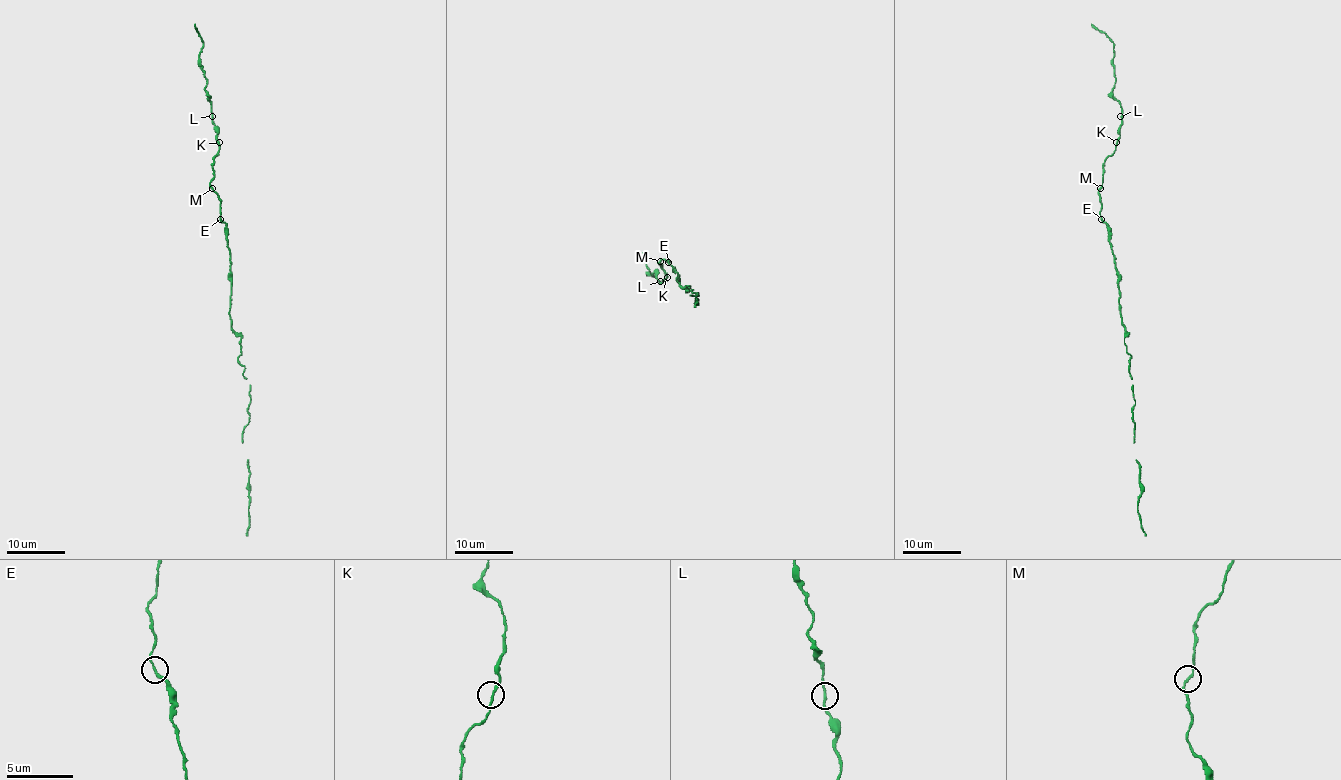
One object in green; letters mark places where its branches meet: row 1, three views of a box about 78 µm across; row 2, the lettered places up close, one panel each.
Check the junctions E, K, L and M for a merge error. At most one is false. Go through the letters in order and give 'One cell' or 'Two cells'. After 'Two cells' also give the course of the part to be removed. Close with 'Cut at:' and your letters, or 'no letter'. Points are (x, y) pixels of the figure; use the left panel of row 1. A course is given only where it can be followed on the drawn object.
E: One cell
K: One cell
L: One cell
M: One cell
Cut at: no letter

